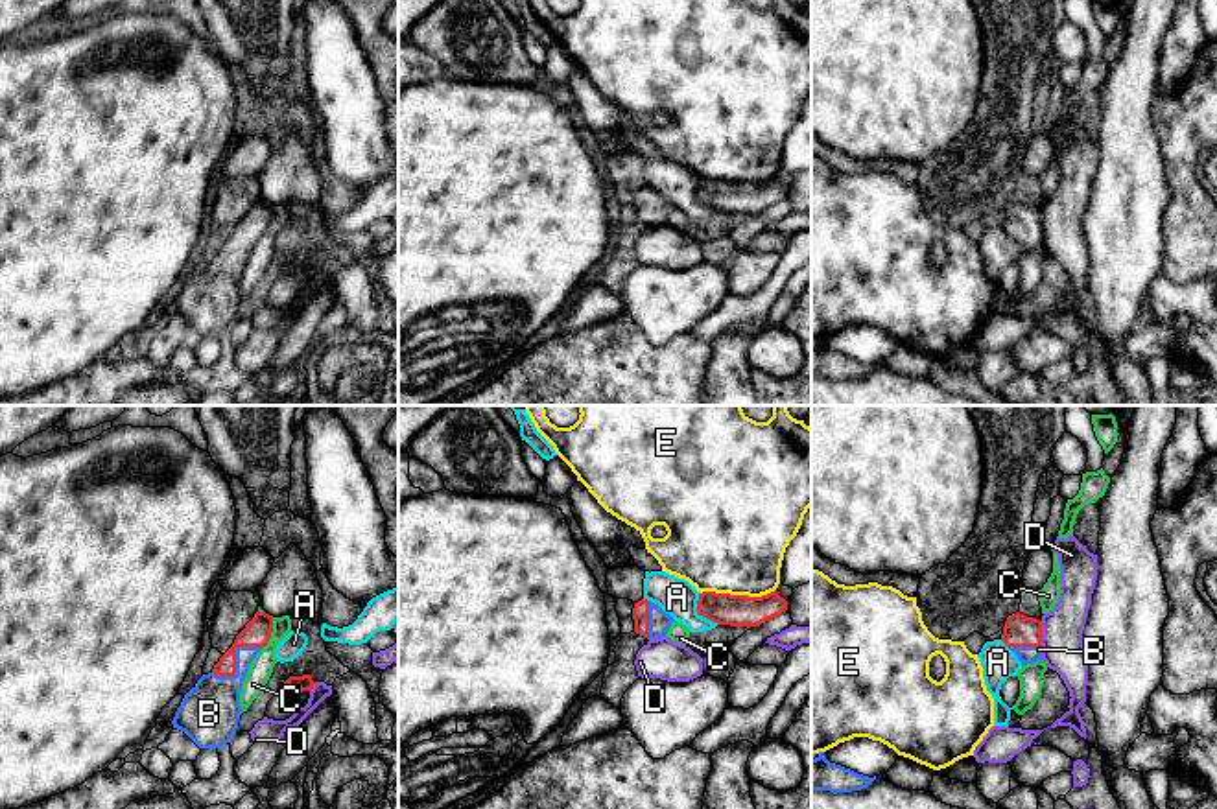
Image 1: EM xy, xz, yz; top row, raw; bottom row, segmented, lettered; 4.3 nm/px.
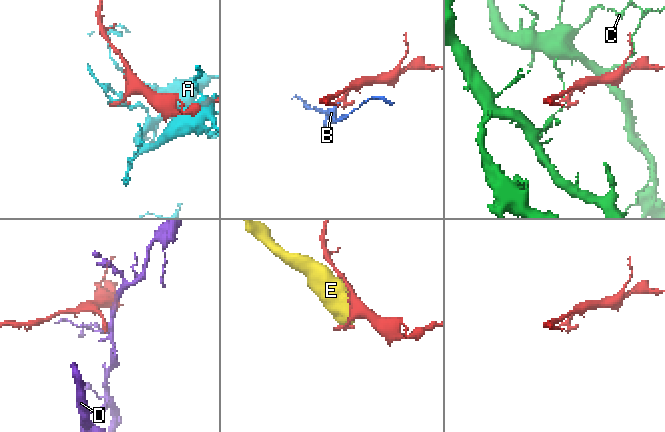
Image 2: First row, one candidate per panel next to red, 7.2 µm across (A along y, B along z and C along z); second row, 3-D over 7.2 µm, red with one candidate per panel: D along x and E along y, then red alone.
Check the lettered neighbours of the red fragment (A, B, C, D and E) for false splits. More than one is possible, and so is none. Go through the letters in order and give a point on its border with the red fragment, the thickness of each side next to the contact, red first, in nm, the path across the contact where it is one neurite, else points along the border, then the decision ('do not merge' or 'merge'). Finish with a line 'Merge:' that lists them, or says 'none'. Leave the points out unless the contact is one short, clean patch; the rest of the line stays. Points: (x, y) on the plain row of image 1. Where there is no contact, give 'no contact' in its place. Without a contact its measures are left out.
A: xz (699, 201) | 140/160 nm | do not merge
B: xy (235, 247) | 120/260 nm | across xy (257, 220), (236, 236), (235, 247), (235, 260), (211, 297) | merge
C: xy (270, 222) | 120/100 nm | do not merge
D: yz (1040, 222) | 140/190 nm | do not merge
E: xz (736, 183) | 140/480 nm | do not merge
Merge: B

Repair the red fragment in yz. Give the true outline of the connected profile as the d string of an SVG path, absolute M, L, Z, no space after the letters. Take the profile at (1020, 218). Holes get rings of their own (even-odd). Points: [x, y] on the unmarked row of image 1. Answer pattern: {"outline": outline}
{"outline": "M1020 199L1007 205L1001 229L1018 243L1022 252L1042 249L1042 208Z"}

